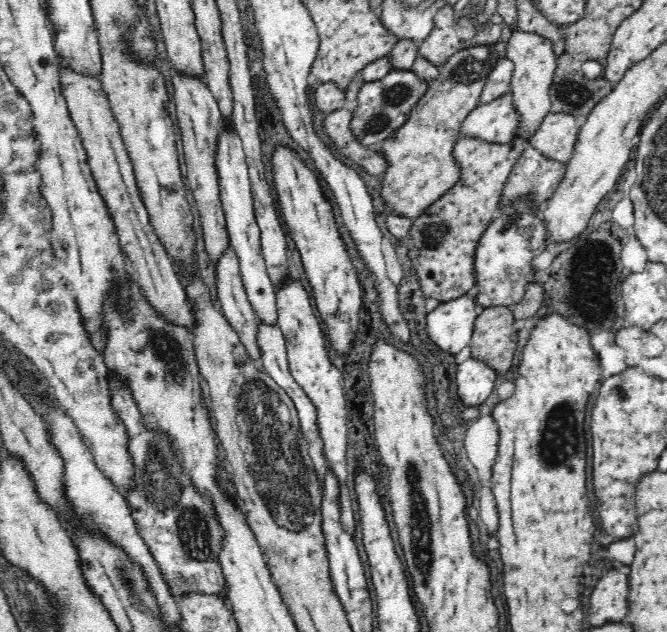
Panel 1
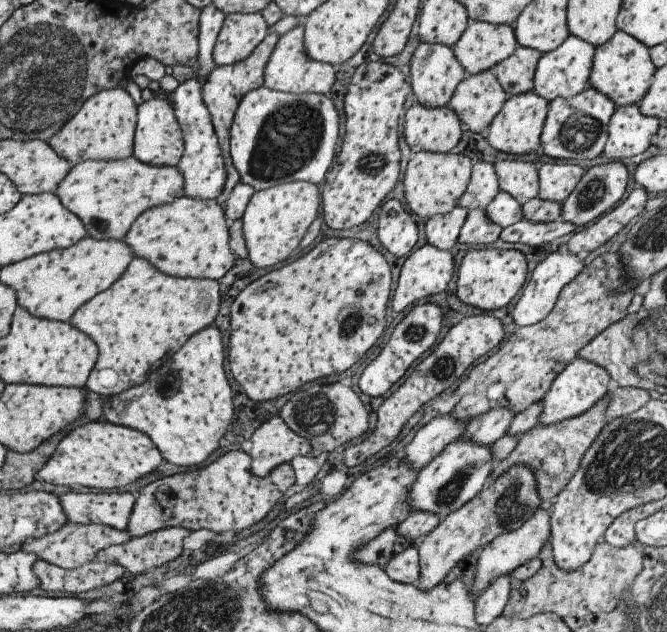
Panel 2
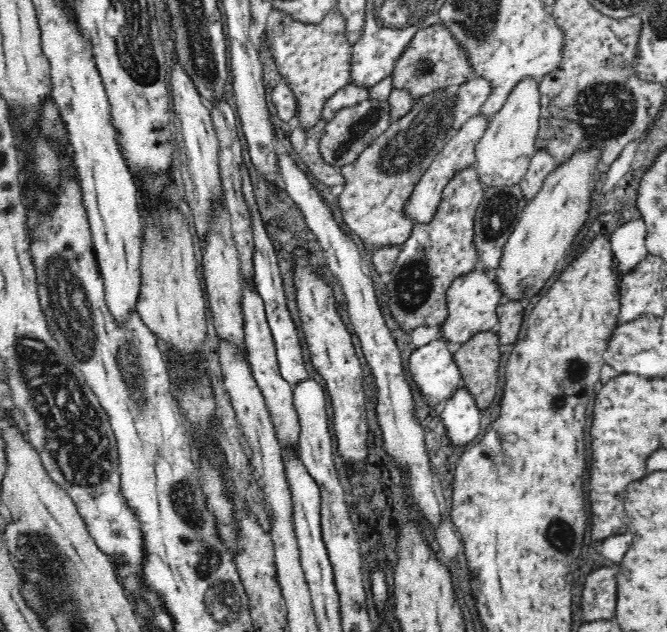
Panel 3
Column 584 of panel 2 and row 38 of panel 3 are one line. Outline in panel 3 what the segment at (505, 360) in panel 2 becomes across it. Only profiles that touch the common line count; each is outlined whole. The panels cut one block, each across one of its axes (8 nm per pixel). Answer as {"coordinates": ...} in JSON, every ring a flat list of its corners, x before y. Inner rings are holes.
{"coordinates":[[336,7,315,25,296,21,278,9,269,12,264,30,266,42,280,76,298,103,292,125,313,128,321,119,326,101,348,84,353,46,348,43,344,30,346,20]]}

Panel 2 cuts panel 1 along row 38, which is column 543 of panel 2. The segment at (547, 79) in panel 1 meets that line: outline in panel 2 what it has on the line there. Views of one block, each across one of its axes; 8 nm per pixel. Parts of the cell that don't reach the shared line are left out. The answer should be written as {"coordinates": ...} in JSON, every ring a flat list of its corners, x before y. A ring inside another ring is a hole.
{"coordinates":[[547,506,539,507,518,529,505,531,493,538,479,550,474,567,474,583,469,588,470,595,477,598,478,594,499,575,507,575,514,568,535,558,542,551,543,545,550,537,550,513]]}

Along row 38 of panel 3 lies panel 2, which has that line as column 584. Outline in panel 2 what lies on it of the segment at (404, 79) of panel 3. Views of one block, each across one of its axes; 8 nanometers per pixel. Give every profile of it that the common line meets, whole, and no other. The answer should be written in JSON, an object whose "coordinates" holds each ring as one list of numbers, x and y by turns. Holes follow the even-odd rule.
{"coordinates":[[611,387,607,390,606,394,593,405,590,409,587,409,584,413,578,414,576,417,569,417,565,420,556,422,555,424,548,425,535,425,527,432,524,432,517,441,515,448,509,454,497,461,494,464,493,470,489,476,489,480,503,474,511,465,525,465,533,471,534,479,536,480,536,491,539,498,542,500,542,505,547,506,548,500,552,496,556,496,558,492,569,482,573,473,577,470,580,458,583,453,591,446,591,443,599,431,607,424,605,421,605,409,609,404,611,393],[561,453,564,457,563,470,557,476,546,474,541,469,541,460,549,454]]}

